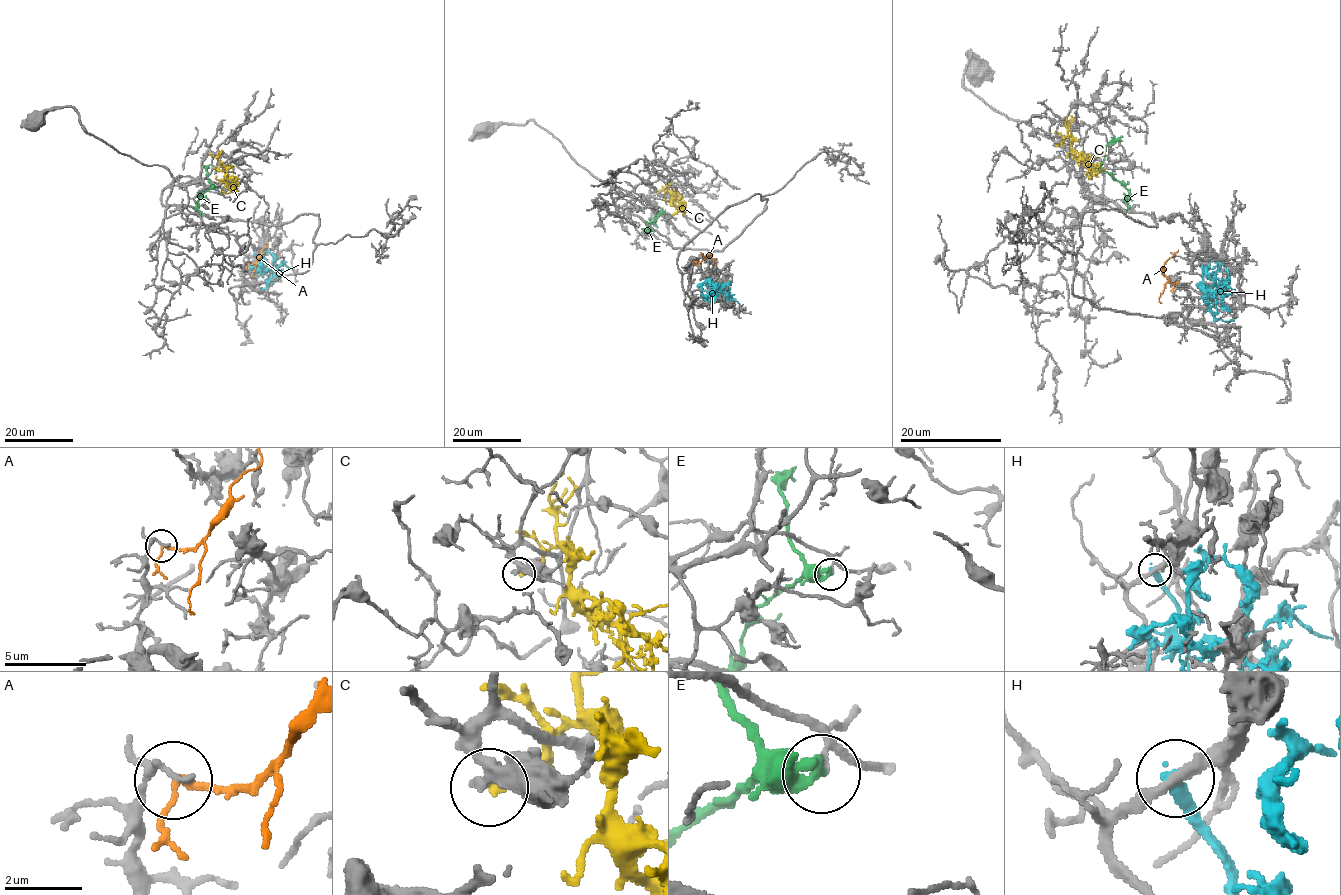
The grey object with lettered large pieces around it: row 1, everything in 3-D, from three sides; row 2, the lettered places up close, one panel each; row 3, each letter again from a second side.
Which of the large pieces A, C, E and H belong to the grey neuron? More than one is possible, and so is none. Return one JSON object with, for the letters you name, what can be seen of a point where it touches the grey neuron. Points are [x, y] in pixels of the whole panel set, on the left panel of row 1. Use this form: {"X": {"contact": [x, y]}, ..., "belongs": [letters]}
{"belongs": []}

